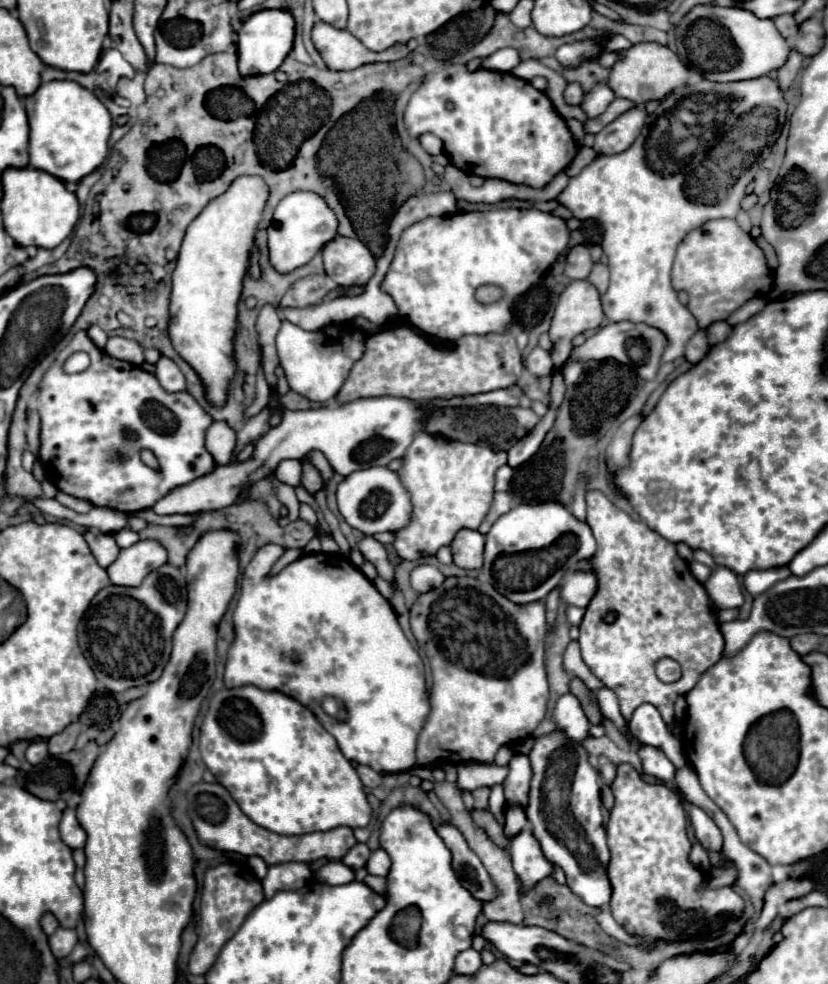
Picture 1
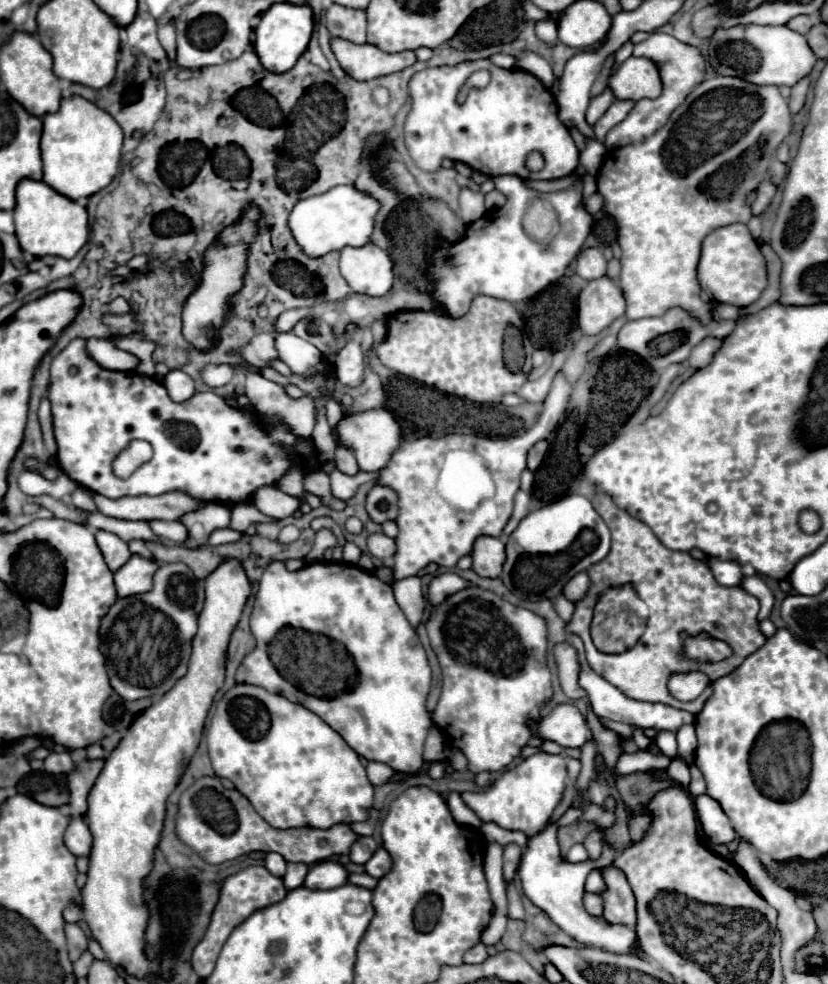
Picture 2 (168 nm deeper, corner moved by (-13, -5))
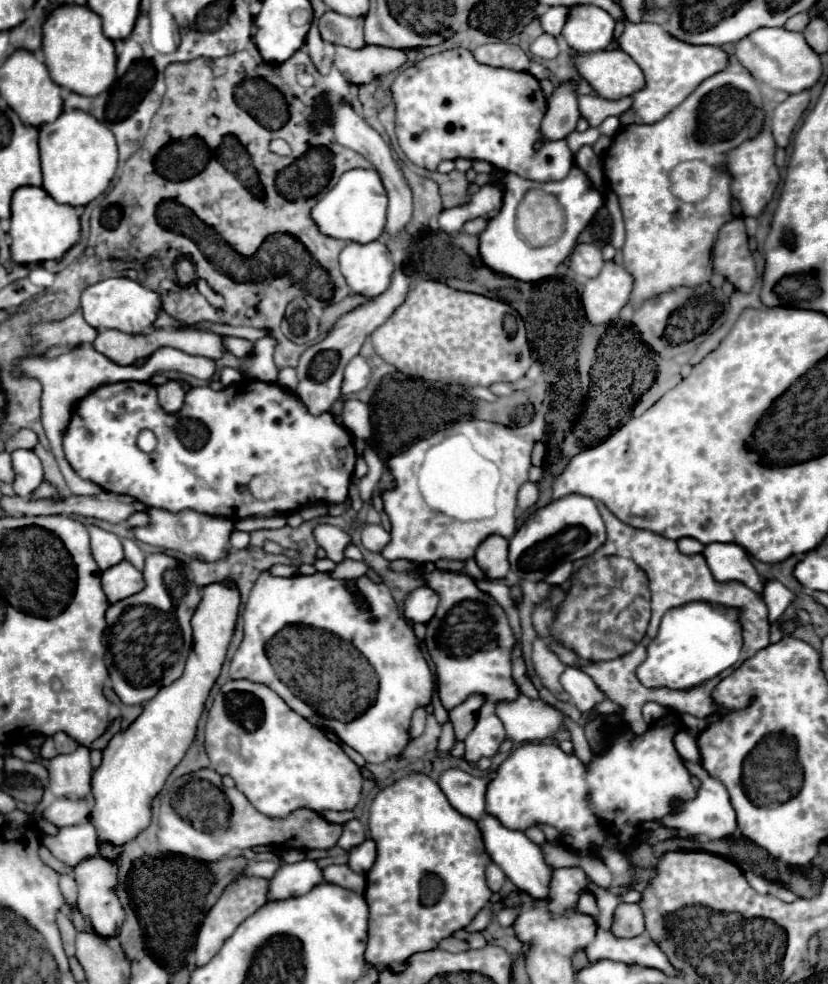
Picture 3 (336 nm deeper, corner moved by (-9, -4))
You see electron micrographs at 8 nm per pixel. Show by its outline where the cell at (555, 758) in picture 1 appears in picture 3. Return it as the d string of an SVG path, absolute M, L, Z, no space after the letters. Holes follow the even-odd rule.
M619 903L613 913L611 931L617 937L635 937L645 931L643 913L637 903Z

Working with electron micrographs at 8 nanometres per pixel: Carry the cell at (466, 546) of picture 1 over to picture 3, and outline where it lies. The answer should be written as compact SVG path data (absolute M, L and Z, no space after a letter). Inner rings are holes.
M499 535L487 537L477 553L475 553L477 565L485 571L487 579L503 579L509 571L509 561L507 561L507 539Z

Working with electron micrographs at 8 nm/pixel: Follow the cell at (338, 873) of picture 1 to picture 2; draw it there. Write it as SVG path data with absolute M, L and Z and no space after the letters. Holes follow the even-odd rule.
M325 860L309 868L303 886L311 890L329 890L335 886L347 884L347 876L349 876L347 870L339 862Z

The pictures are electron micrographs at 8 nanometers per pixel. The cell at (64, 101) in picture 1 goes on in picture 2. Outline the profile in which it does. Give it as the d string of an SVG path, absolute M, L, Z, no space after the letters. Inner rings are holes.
M65 98L59 112L43 116L43 182L69 200L89 198L117 176L121 146L123 130L119 130L119 124L109 114L103 114L103 110L85 98Z

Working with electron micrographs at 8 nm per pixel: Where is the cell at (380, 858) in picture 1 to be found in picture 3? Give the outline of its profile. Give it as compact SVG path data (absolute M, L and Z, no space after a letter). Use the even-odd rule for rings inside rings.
M367 839L365 843L349 851L349 867L361 875L367 875L371 871L371 865L375 863L375 857L377 857L375 841Z

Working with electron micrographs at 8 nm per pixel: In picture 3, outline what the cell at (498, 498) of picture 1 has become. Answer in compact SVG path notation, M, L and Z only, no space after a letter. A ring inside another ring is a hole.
M525 483L521 489L519 489L519 495L517 495L517 515L525 513L531 505L535 505L539 497L539 489L535 483Z

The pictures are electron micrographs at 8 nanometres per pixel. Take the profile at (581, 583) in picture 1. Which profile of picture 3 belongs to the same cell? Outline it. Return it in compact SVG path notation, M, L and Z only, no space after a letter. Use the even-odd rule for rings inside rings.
M563 563L563 565L559 565L557 569L553 569L549 575L547 575L547 583L549 585L563 585L565 581L569 581L571 579L571 575L573 575L573 565L571 563Z

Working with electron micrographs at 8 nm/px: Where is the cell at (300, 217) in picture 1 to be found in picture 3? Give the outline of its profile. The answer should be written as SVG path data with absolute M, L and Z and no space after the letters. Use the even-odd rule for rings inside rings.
M351 169L341 175L339 183L325 193L321 201L311 209L311 221L325 237L335 237L343 241L371 243L379 239L385 229L385 209L387 193L375 169Z

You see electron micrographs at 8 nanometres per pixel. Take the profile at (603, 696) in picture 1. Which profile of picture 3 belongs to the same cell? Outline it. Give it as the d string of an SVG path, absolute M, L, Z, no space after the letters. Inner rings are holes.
M683 729L675 735L675 749L677 749L677 753L683 759L689 759L693 763L701 761L699 759L699 749L697 749L697 737L691 735L691 733L687 733L687 731L683 731Z

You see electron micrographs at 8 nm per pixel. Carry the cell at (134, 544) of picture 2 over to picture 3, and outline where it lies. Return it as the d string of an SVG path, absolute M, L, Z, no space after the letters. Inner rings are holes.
M123 539L123 549L125 549L125 559L141 571L145 565L145 553L137 547L137 543L131 539Z

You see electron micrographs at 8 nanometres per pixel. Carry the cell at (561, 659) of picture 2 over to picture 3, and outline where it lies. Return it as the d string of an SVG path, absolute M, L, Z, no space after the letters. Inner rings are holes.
M543 639L533 641L533 665L535 665L535 671L541 677L543 685L559 701L569 701L567 691L559 685L559 677L561 677L565 665L559 661L559 657L555 657L555 653L551 653L551 649L545 645Z

